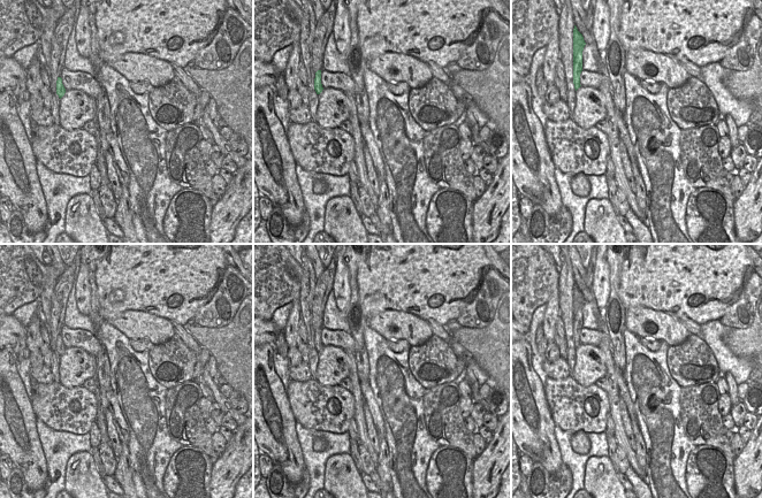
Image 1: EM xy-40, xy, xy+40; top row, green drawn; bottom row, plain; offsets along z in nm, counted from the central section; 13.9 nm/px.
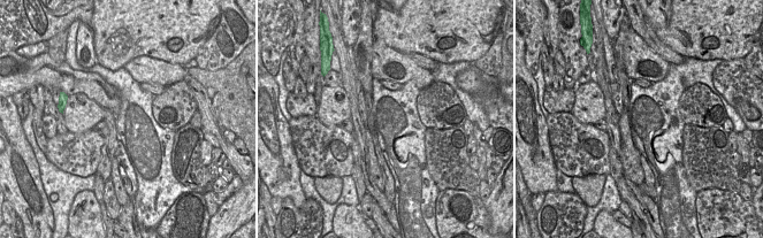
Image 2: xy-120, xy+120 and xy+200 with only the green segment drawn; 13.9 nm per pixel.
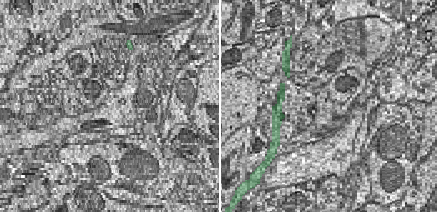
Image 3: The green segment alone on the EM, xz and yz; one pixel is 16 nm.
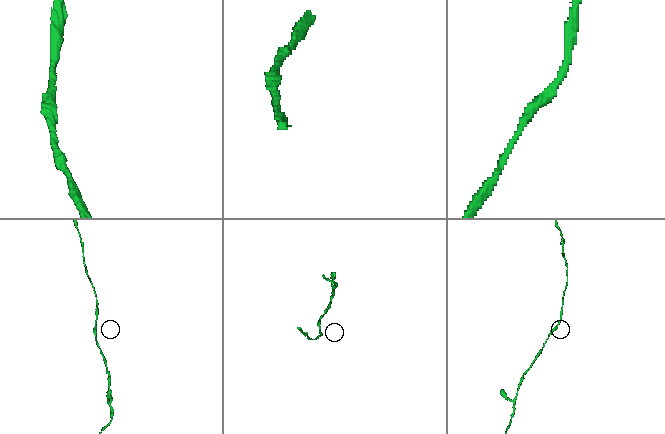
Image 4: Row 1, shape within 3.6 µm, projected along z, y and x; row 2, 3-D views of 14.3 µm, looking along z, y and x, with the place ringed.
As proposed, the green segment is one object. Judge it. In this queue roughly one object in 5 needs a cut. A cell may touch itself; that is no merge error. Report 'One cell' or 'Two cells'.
One cell

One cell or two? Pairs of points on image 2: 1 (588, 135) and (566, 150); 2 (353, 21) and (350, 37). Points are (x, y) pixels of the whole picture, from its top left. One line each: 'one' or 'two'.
1: one
2: one

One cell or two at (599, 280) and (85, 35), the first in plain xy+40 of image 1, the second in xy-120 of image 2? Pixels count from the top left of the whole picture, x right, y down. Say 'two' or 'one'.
one

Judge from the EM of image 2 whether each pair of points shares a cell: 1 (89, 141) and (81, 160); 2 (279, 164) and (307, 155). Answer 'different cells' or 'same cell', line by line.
1: same cell
2: different cells

